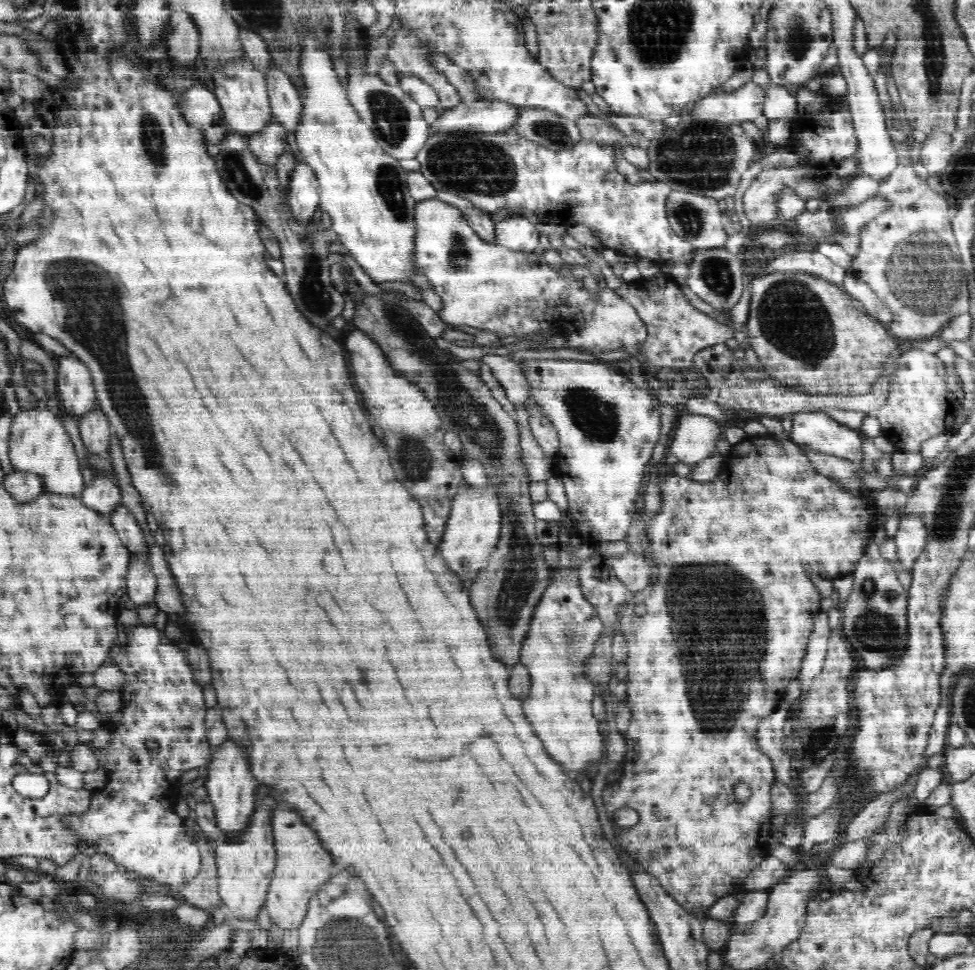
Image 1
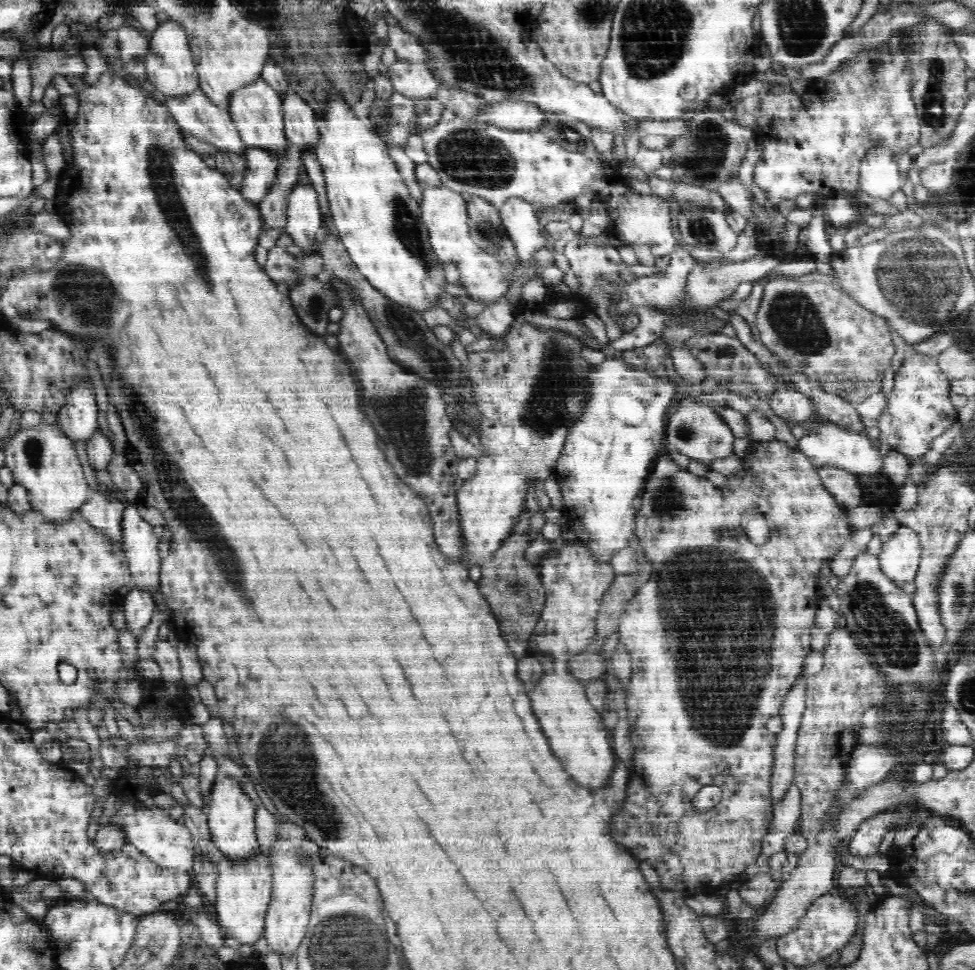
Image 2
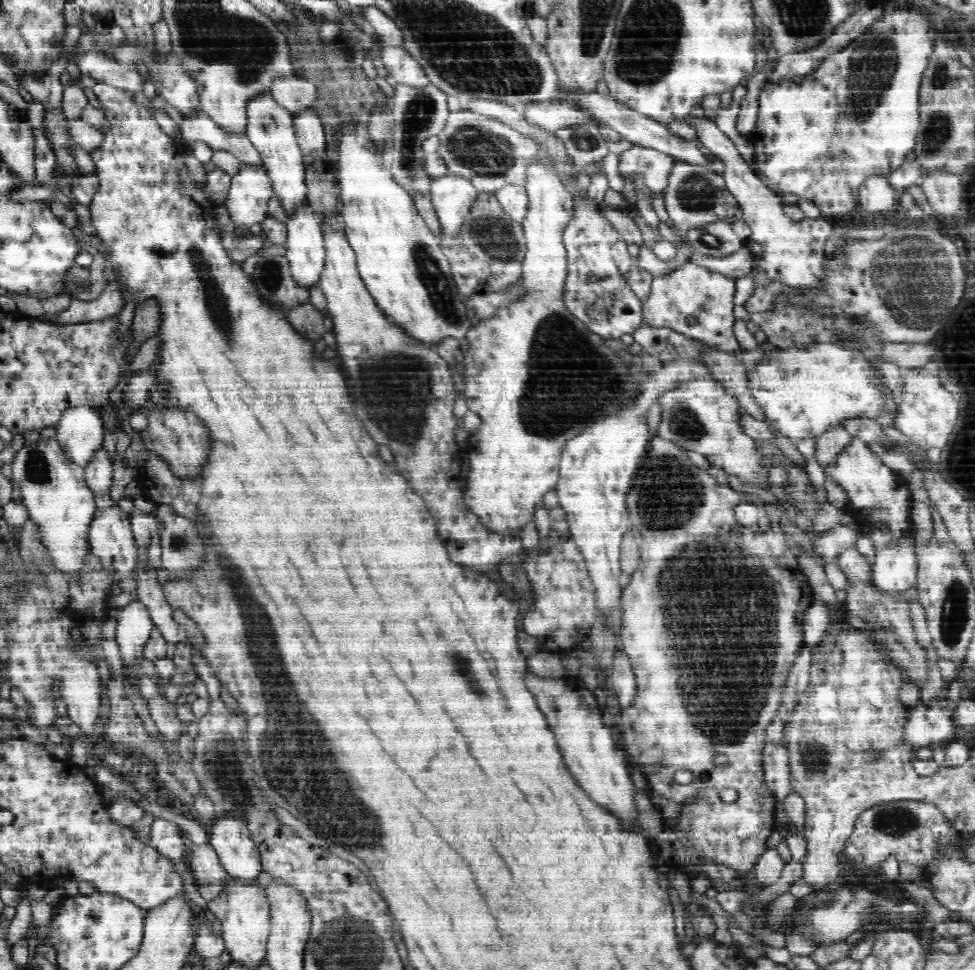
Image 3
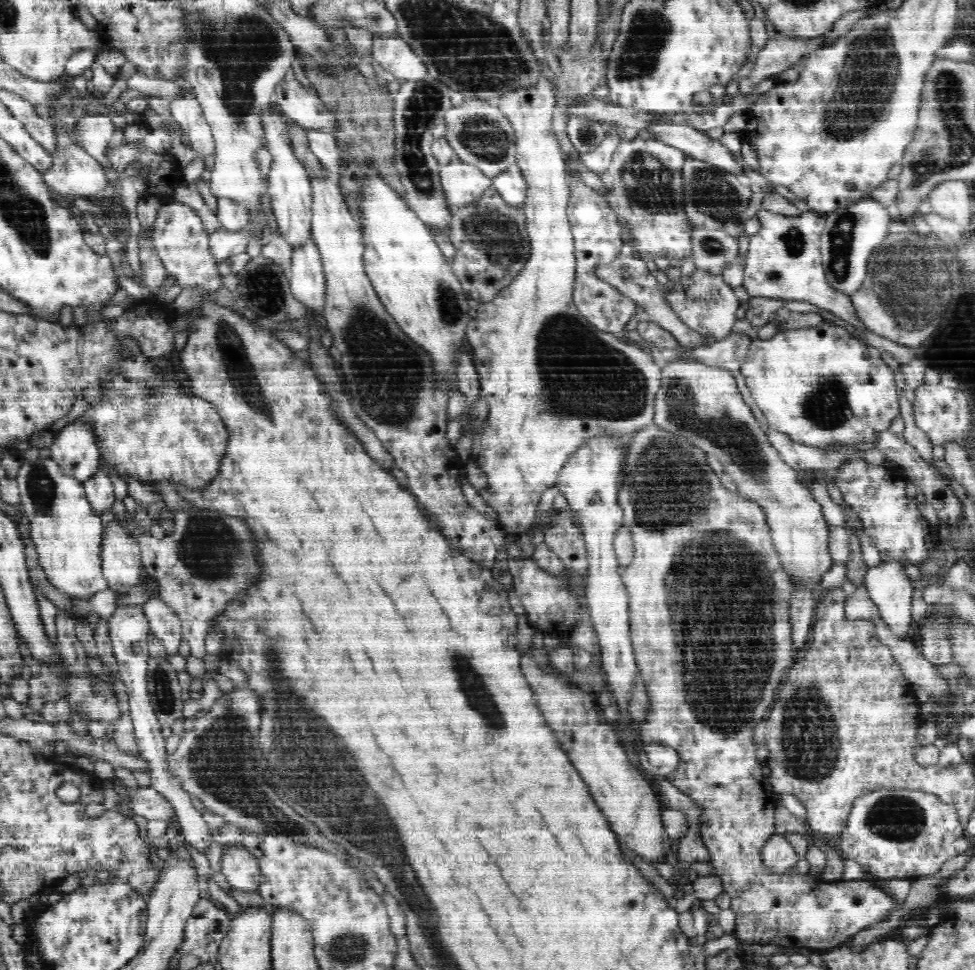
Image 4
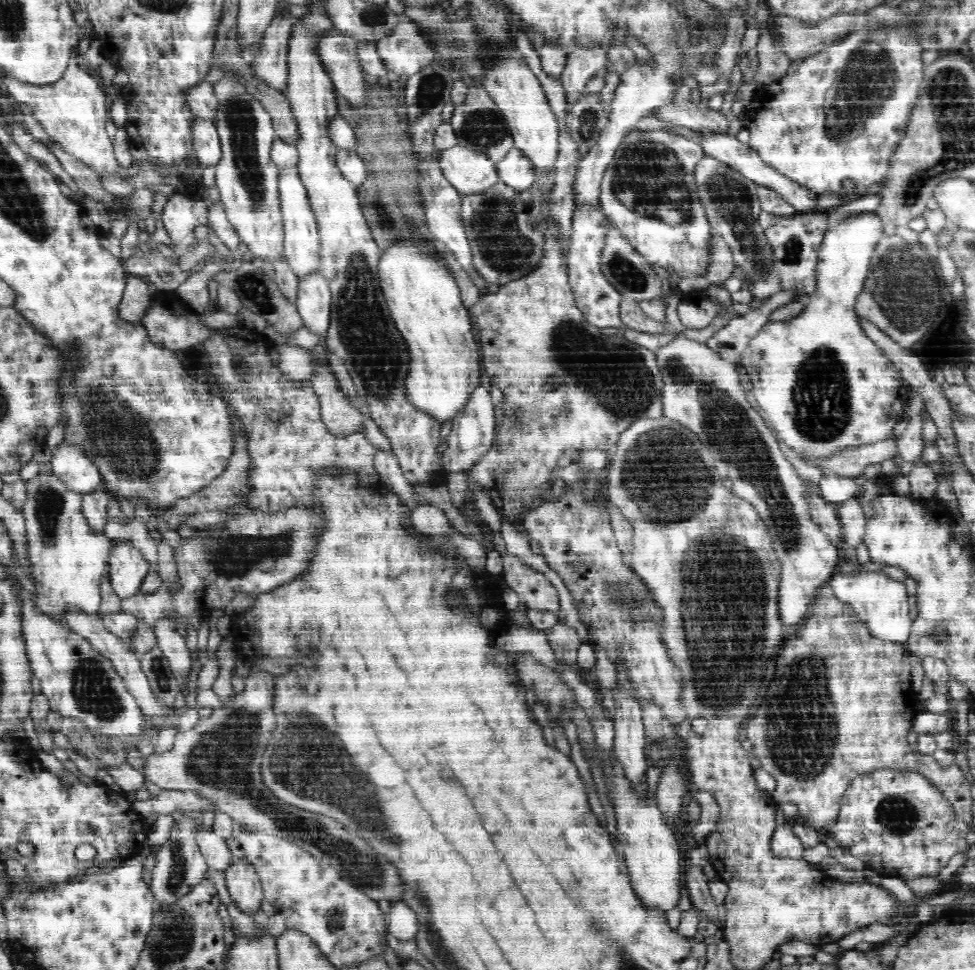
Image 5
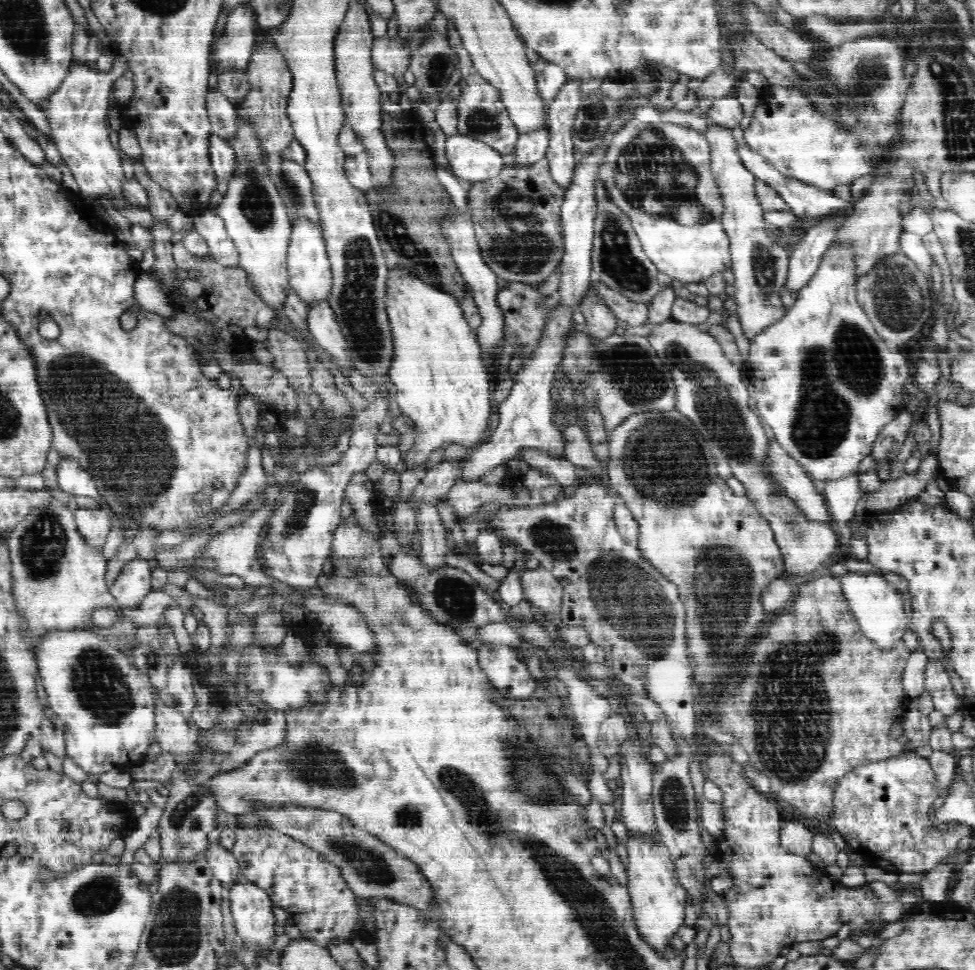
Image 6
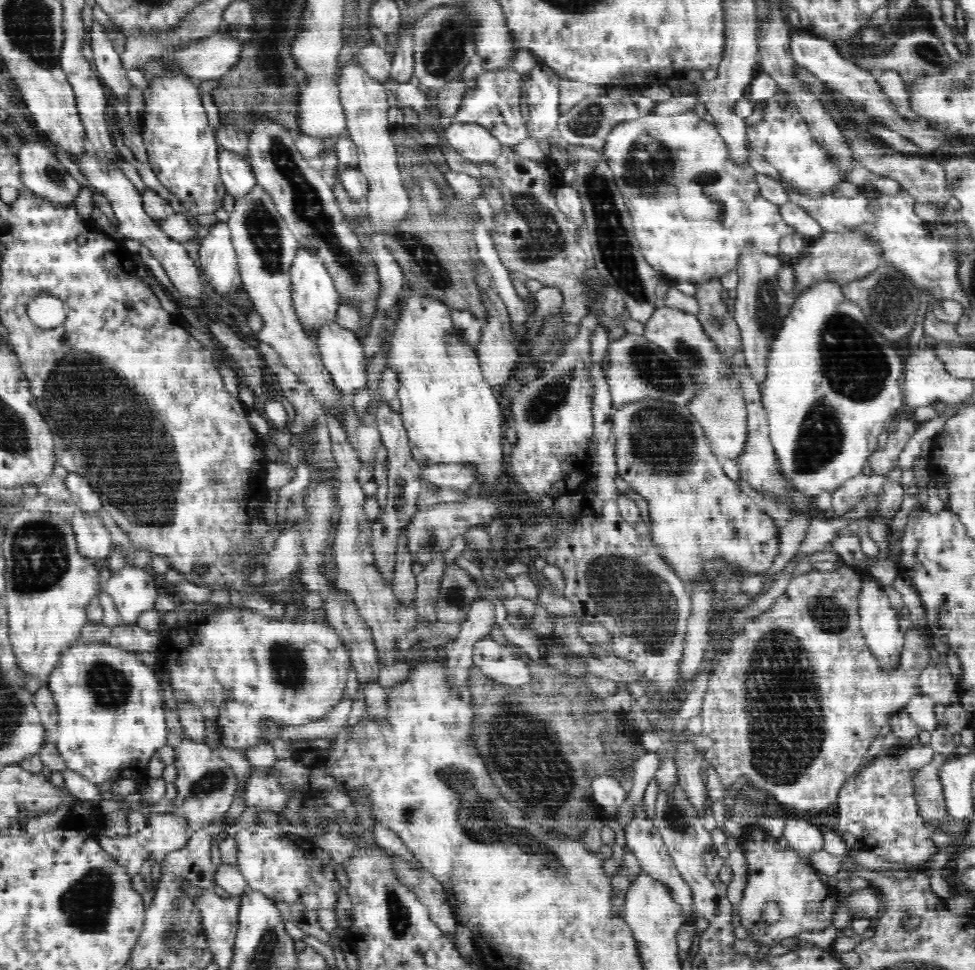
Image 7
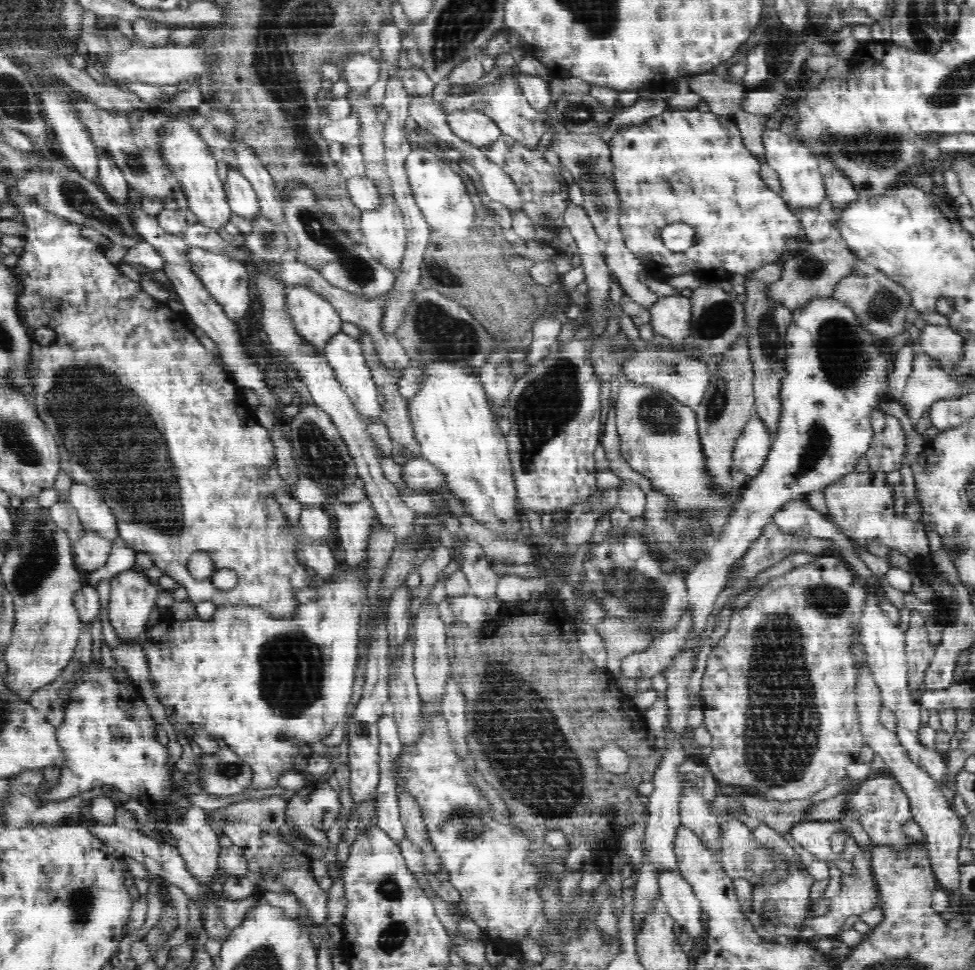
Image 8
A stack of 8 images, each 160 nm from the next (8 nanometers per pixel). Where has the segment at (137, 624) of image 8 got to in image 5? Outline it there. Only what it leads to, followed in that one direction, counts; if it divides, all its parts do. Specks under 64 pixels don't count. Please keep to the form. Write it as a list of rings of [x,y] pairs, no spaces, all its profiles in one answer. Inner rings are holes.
[[[116,540],[107,564],[109,584],[120,598],[128,598],[140,592],[150,563],[138,548],[130,546],[126,541]]]

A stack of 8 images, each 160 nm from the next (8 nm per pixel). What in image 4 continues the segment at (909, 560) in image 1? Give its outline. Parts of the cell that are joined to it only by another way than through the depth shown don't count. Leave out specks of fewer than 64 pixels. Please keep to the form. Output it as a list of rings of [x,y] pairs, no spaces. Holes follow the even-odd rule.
[[[883,560],[880,564],[868,567],[864,576],[863,588],[866,589],[867,596],[879,608],[879,615],[888,628],[901,639],[909,638],[912,633],[912,593],[914,588],[906,575],[905,564],[900,561]]]

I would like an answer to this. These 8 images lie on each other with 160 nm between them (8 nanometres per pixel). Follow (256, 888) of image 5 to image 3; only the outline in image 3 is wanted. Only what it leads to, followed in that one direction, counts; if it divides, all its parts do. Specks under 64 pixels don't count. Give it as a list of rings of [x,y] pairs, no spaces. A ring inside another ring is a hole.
[[[222,815],[210,825],[208,845],[217,853],[226,874],[243,884],[254,882],[263,868],[249,824],[239,818]]]

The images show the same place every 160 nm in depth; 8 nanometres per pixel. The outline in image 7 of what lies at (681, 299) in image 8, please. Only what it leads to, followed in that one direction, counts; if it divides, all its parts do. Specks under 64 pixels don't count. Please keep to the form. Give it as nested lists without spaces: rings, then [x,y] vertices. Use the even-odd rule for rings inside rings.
[[[666,306],[656,308],[645,324],[643,336],[690,371],[690,375],[700,385],[700,392],[692,401],[687,402],[688,410],[691,410],[694,418],[701,423],[707,440],[712,444],[712,452],[716,456],[737,461],[748,441],[748,411],[744,402],[744,391],[735,388],[735,383],[739,380],[734,366],[727,364],[727,357],[717,350],[698,318]]]

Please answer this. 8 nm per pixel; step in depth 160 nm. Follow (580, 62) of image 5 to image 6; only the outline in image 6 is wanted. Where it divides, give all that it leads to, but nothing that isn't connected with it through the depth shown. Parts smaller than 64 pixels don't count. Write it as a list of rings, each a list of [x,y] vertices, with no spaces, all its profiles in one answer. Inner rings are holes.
[[[568,79],[558,96],[548,104],[549,146],[545,157],[554,181],[564,192],[577,163],[573,155],[575,144],[571,138],[575,116],[584,98],[580,86],[582,80]]]

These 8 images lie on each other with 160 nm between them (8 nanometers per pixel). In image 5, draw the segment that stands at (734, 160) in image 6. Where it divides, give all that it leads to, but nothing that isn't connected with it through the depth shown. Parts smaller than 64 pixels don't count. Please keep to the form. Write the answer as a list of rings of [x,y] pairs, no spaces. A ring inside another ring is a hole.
[[[712,155],[702,157],[702,160],[696,164],[694,180],[695,194],[712,226],[712,233],[722,236],[726,241],[727,248],[732,252],[734,264],[740,266],[743,271],[744,287],[754,285],[754,280],[760,282],[760,279],[756,278],[768,278],[772,274],[776,258],[773,258],[773,249],[769,239],[766,238],[765,229],[758,222],[763,210],[757,195],[758,185]]]

